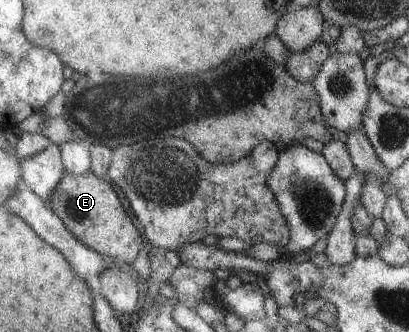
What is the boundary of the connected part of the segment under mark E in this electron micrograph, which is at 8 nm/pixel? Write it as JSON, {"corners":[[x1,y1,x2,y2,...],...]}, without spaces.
{"corners":[[63,170,47,198,47,206,83,246,111,260,123,261,131,266,137,252,142,248,143,238,123,211,111,185,89,171,76,175]]}

